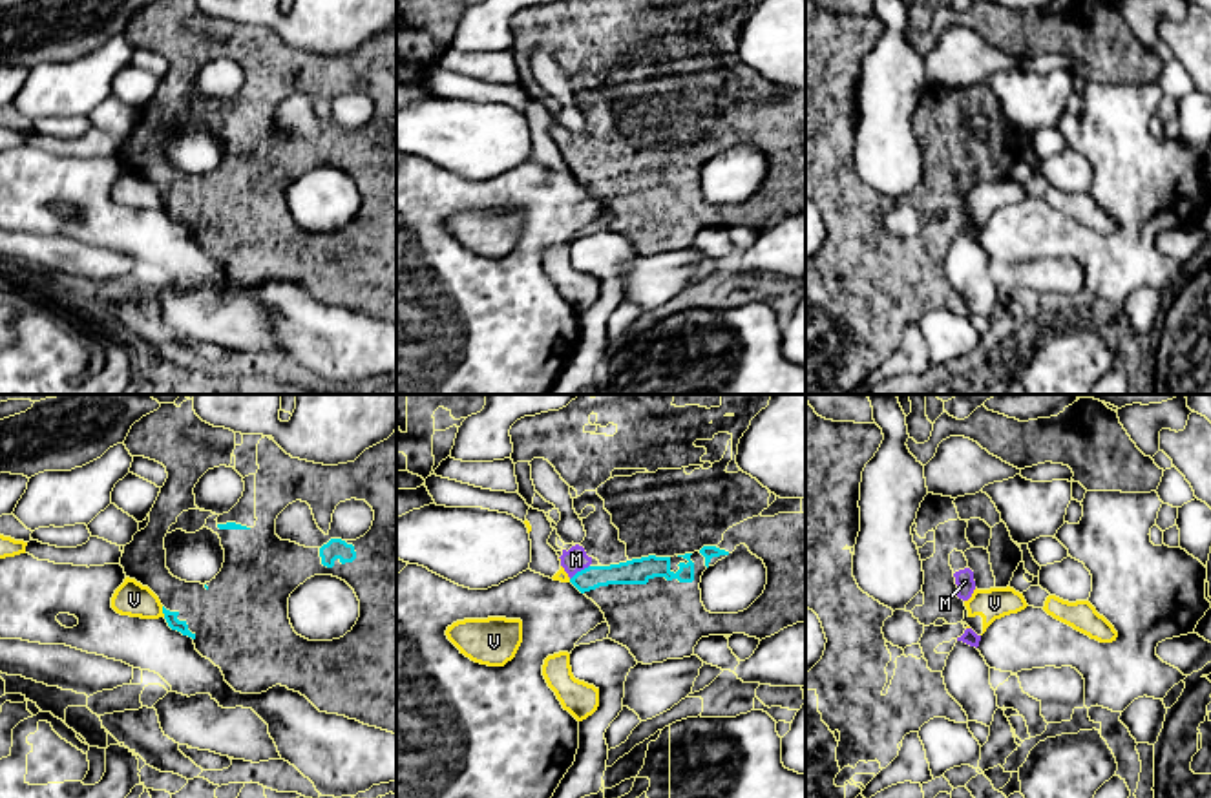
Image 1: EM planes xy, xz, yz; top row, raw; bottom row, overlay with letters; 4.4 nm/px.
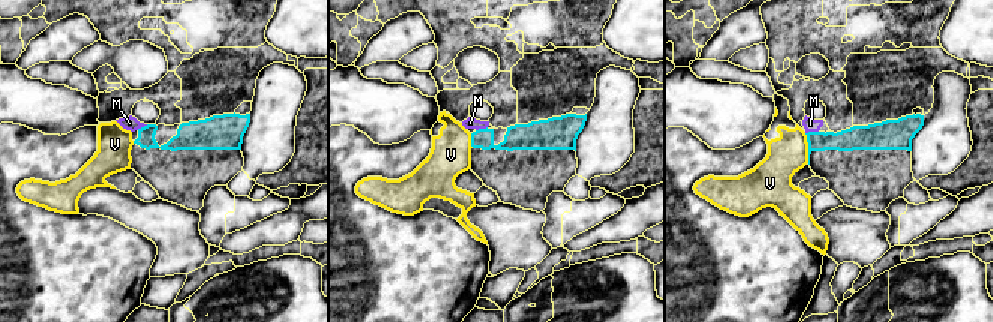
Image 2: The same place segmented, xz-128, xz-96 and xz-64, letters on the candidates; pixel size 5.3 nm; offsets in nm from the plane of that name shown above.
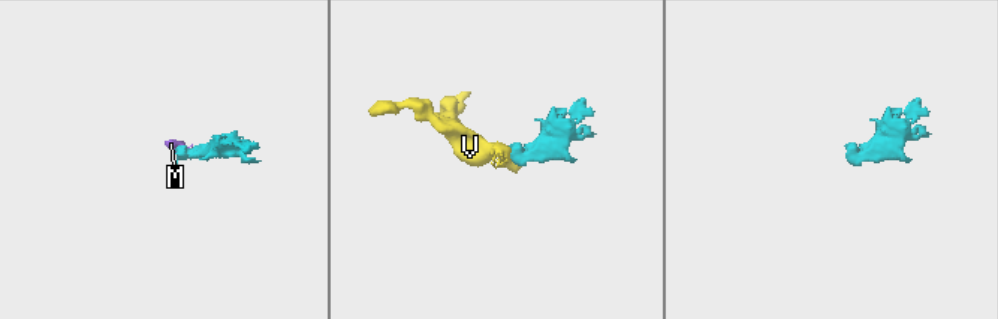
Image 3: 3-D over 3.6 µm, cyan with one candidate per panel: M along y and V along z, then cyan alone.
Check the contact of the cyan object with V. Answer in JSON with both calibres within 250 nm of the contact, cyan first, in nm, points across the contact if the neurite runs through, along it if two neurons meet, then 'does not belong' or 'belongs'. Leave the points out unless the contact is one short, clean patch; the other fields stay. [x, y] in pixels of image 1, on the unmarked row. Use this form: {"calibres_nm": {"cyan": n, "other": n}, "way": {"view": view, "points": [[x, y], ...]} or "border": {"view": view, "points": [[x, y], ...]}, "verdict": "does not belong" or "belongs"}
{"calibres_nm": {"cyan": 60, "other": 150}, "border": {"view": "xy", "points": [[161, 198], [165, 207]]}, "verdict": "does not belong"}

